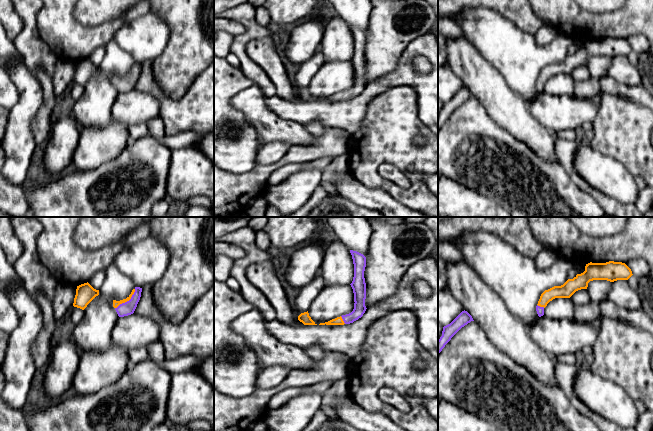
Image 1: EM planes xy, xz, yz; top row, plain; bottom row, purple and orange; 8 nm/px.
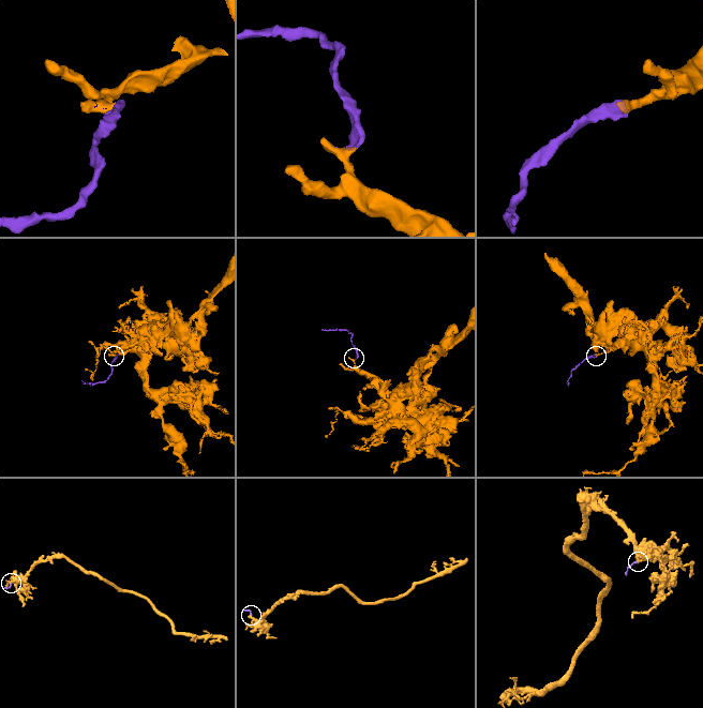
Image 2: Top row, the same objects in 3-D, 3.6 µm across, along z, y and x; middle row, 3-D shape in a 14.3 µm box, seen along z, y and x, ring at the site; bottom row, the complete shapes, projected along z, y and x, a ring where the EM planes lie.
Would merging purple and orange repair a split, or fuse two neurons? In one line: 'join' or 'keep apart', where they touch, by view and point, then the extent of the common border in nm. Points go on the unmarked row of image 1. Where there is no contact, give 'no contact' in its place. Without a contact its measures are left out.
join | xy (127, 77) | 220 nm

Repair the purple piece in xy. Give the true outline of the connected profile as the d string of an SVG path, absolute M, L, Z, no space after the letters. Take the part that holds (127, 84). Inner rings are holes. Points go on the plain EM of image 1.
M135 63L126 75L120 77L113 76L113 83L119 93L128 92L134 89L140 76L141 68L142 64Z

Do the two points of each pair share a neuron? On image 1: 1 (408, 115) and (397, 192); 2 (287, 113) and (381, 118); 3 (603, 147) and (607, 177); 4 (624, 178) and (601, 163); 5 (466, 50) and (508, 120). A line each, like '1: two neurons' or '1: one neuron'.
1: one neuron
2: two neurons
3: two neurons
4: one neuron
5: one neuron

